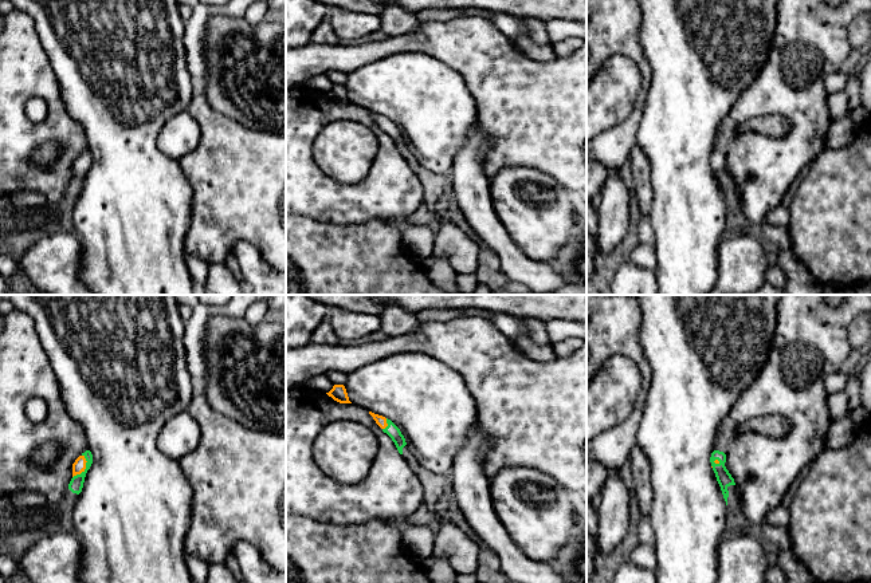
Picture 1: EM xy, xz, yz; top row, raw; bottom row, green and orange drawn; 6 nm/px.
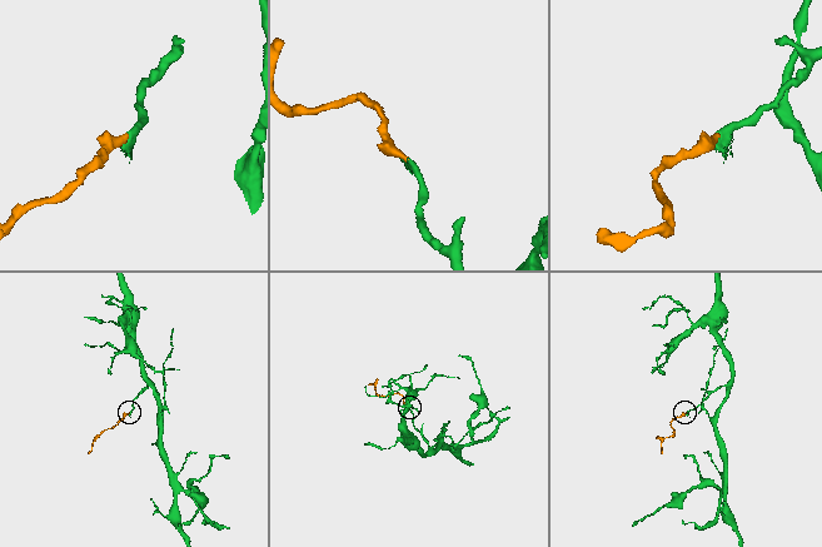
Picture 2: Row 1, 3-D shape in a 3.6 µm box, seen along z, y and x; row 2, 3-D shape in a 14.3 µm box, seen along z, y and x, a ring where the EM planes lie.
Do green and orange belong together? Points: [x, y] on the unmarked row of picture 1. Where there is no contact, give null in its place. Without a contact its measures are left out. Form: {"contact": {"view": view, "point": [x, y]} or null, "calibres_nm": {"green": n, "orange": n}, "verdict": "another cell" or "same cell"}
{"contact": {"view": "xy", "point": [86, 168]}, "calibres_nm": {"green": 90, "orange": 80}, "verdict": "same cell"}

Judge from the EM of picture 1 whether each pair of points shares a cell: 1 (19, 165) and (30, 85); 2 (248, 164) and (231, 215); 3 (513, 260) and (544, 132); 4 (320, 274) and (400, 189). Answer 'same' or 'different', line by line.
1: same
2: same
3: different
4: different

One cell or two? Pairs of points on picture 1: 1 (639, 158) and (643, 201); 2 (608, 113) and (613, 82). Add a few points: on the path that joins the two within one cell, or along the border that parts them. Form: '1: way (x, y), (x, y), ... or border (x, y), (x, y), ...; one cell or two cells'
1: way (640, 169), (643, 190); one cell
2: way (608, 105), (608, 98), (613, 90); one cell

